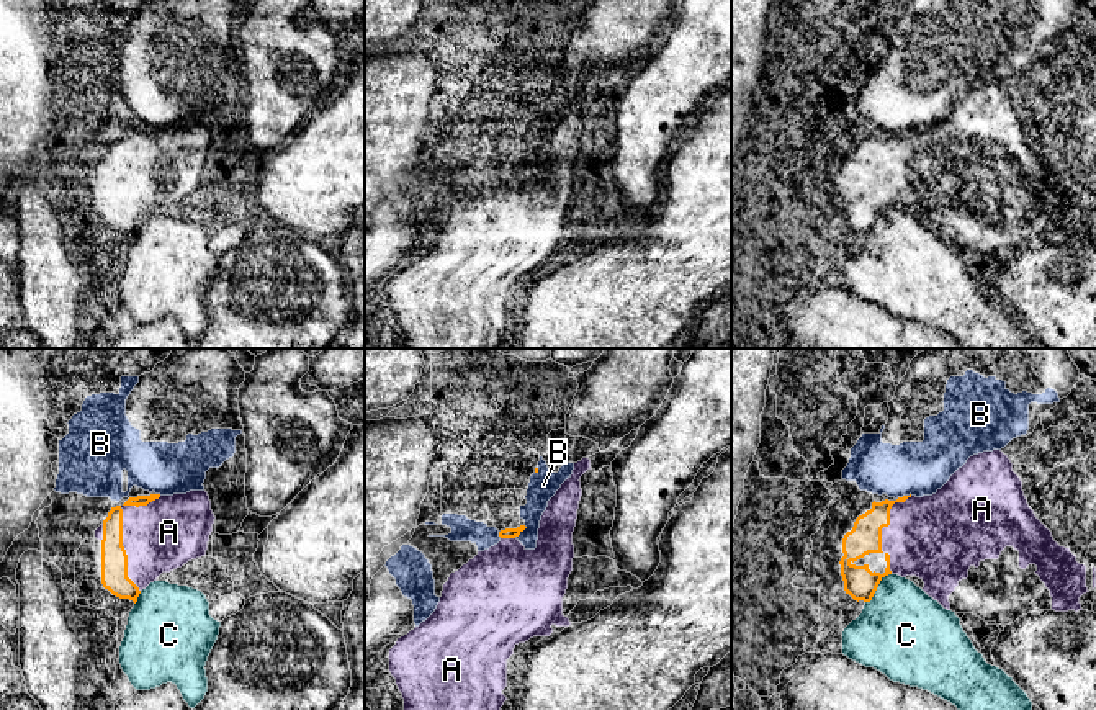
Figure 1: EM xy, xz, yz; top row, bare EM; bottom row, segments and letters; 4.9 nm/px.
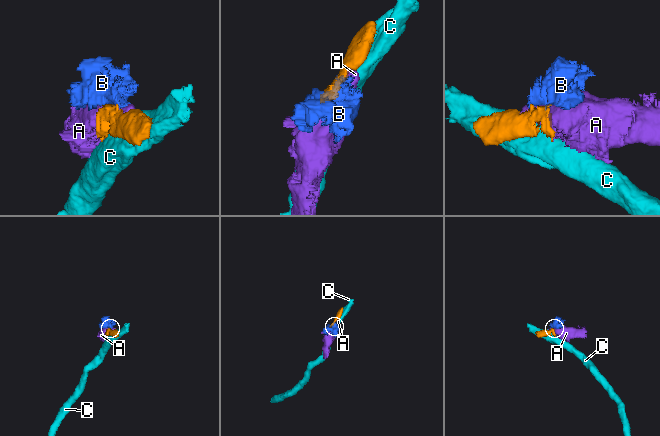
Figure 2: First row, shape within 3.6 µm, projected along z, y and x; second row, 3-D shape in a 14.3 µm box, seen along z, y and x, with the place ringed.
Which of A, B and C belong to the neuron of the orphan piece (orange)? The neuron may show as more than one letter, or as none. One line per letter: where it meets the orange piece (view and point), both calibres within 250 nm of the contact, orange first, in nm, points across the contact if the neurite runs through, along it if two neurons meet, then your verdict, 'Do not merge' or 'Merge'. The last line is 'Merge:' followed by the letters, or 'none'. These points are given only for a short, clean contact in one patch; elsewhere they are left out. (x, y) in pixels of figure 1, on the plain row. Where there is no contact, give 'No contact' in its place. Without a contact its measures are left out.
A: Touches orange at xy (121, 164). Thickness 130 nm (orange) against 340 nm. Merge
B: Touches orange at xz (521, 164). Thickness 50 nm (orange) against 140 nm. Do not merge
C: Touches orange at yz (877, 220). Thickness 160 nm (orange) against 420 nm. Do not merge
Merge: A

